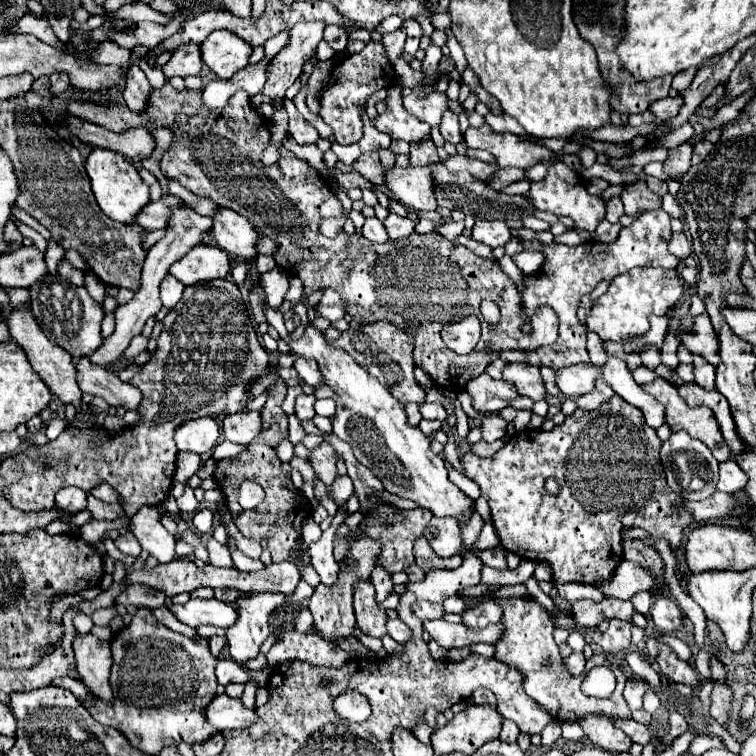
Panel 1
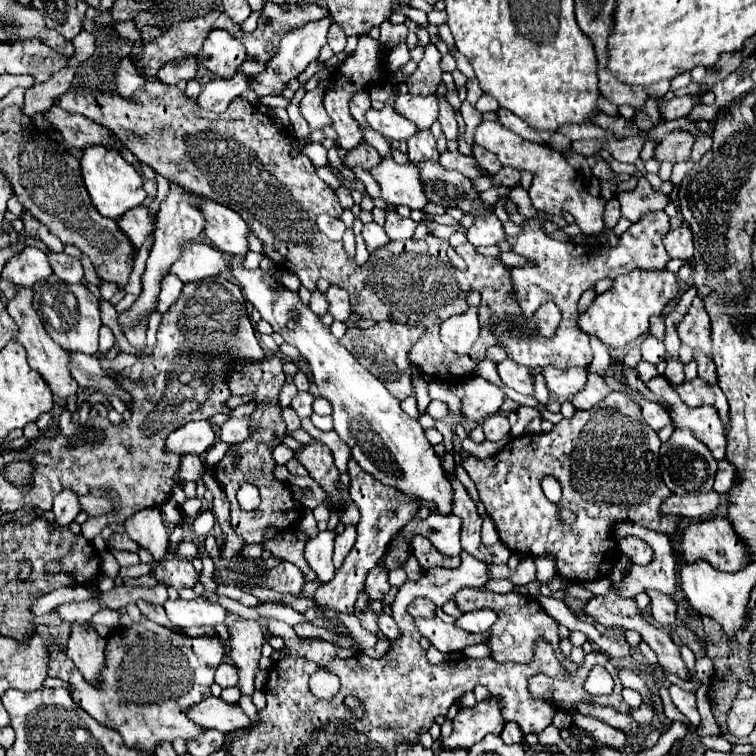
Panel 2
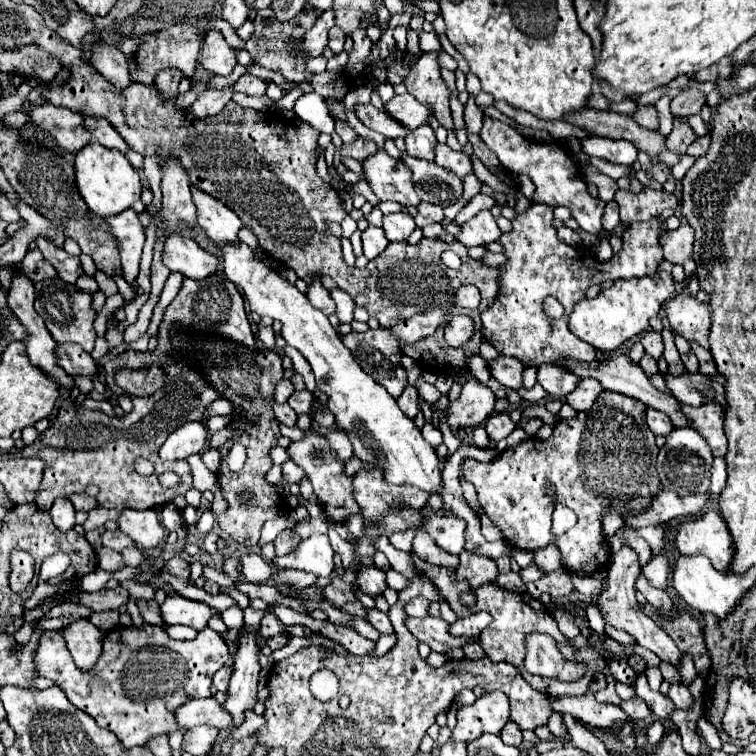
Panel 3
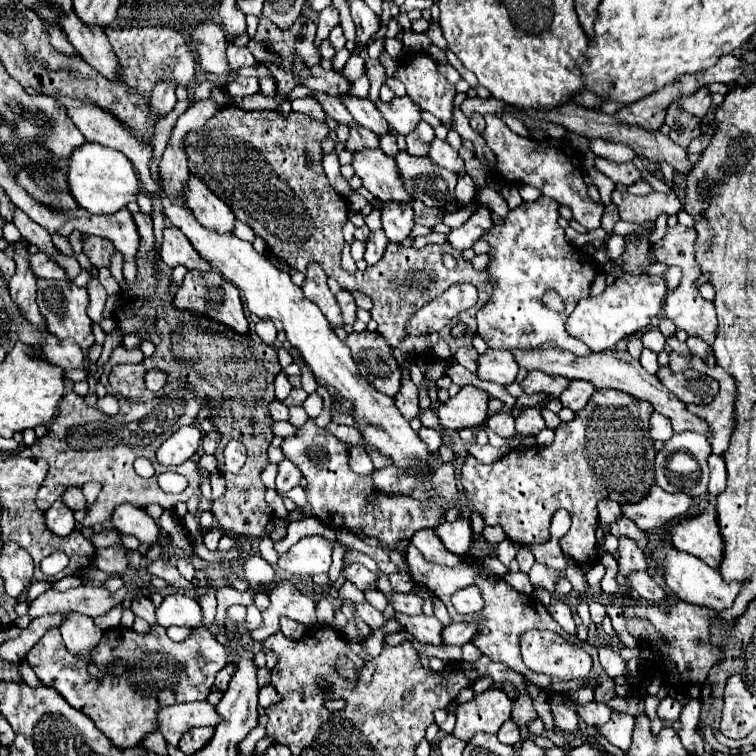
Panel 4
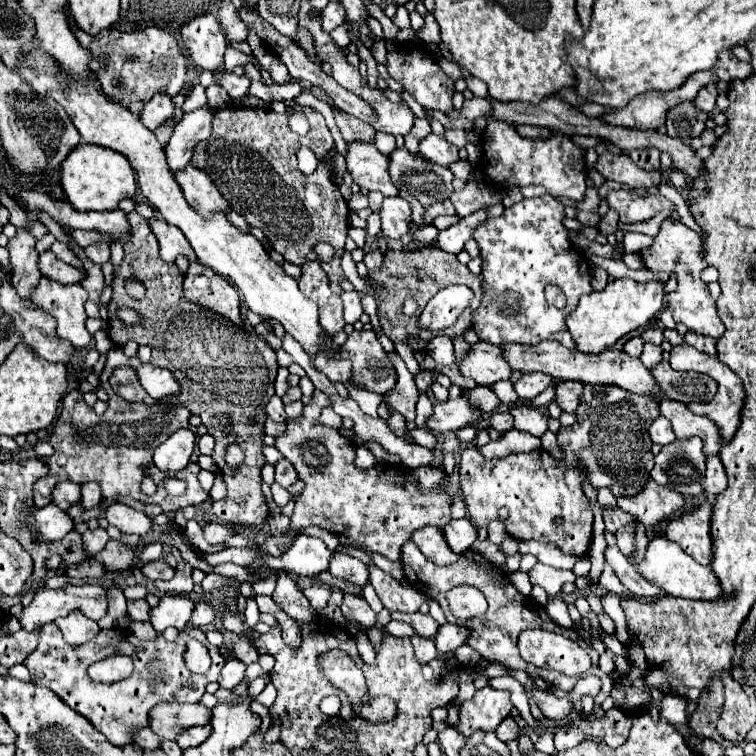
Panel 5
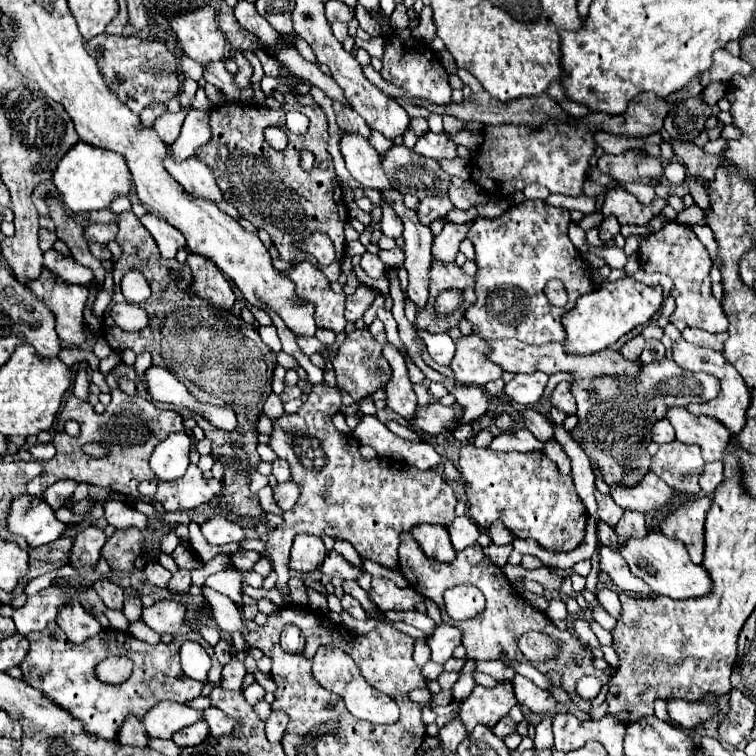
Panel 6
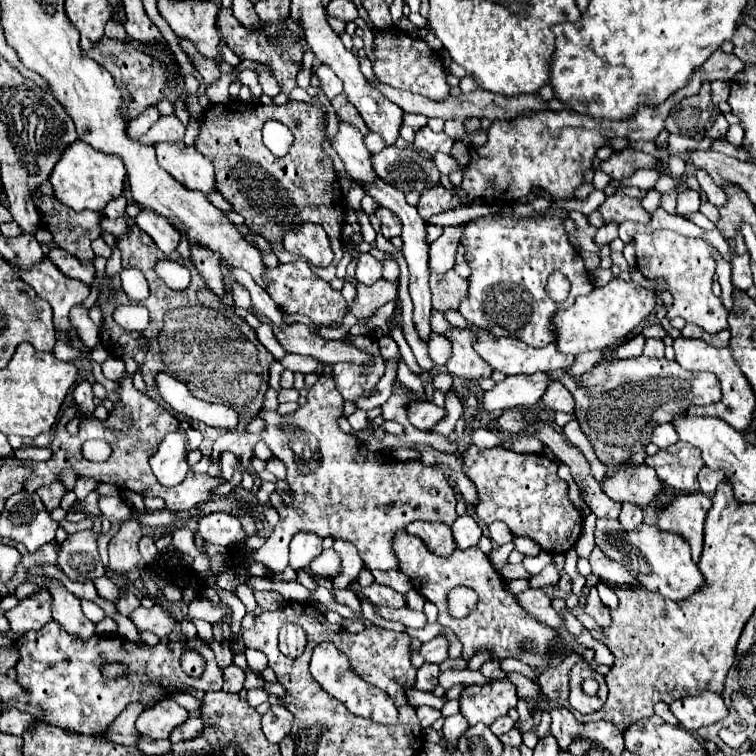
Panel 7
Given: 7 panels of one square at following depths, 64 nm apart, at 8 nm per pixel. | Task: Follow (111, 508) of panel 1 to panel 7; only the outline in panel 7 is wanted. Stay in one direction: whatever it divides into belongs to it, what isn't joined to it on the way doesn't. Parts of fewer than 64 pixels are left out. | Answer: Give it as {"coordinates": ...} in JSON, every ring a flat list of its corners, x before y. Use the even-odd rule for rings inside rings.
{"coordinates":[[58,480,58,482,50,484,50,486,42,486,42,488,38,488,36,494,42,498,42,502,44,502,44,506,46,506,48,510,54,510,54,508,60,506,62,496,66,494,66,486]]}

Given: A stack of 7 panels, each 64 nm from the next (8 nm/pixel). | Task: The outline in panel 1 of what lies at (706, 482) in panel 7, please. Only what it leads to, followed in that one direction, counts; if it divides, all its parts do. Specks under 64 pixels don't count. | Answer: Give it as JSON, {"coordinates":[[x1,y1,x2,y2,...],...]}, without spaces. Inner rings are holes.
{"coordinates":[[730,458,720,464,720,480,718,480,718,490,720,492,740,492,746,486,746,474,738,468,738,464]]}

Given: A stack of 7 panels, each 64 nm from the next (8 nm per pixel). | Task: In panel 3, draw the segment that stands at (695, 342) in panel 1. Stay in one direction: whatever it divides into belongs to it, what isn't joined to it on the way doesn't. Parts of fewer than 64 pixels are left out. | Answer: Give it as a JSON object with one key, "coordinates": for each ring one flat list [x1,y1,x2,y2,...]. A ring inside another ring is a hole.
{"coordinates":[[682,294,668,302,666,316,678,336,708,348,708,330,710,330,708,304,700,304,694,298]]}

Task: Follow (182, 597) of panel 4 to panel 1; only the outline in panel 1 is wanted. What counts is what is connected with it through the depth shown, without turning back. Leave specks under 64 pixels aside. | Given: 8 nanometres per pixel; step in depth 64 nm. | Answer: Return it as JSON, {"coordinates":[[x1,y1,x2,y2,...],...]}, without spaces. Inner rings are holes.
{"coordinates":[[190,598,186,604,178,606,172,604,170,610,176,614,178,620,184,624,198,628,200,624,210,624,210,626,220,626,220,628,230,628,236,624,236,610,230,606,230,602,222,602,216,598,204,600,204,598]]}

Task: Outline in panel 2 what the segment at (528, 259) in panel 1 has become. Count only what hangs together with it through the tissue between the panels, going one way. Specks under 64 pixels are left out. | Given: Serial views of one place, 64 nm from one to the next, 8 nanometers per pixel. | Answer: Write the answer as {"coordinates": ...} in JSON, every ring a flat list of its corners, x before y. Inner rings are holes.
{"coordinates":[[501,252,497,259,506,267,518,267,530,263,529,260,513,252]]}

